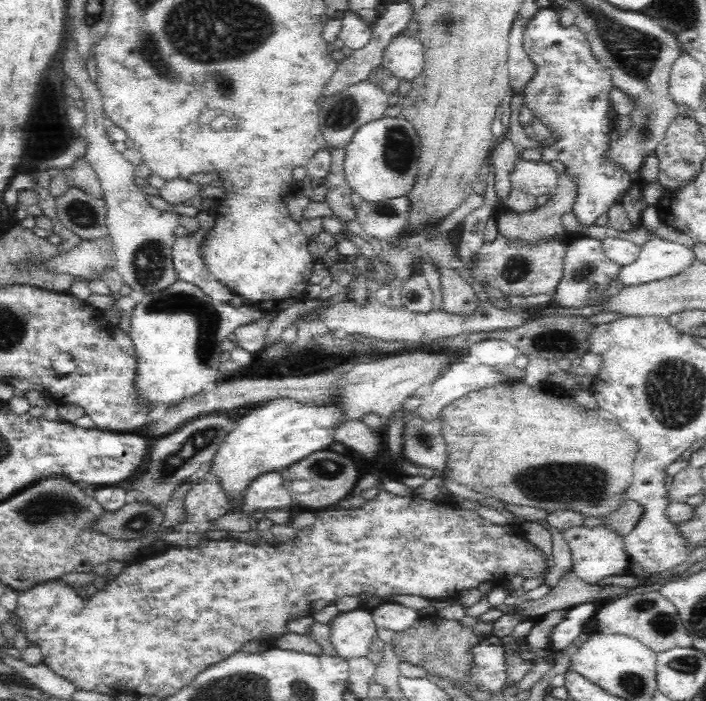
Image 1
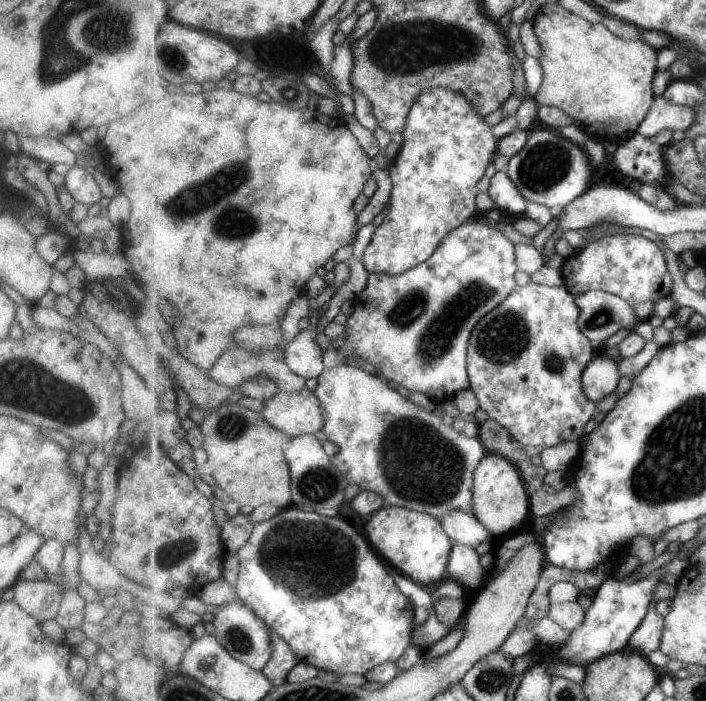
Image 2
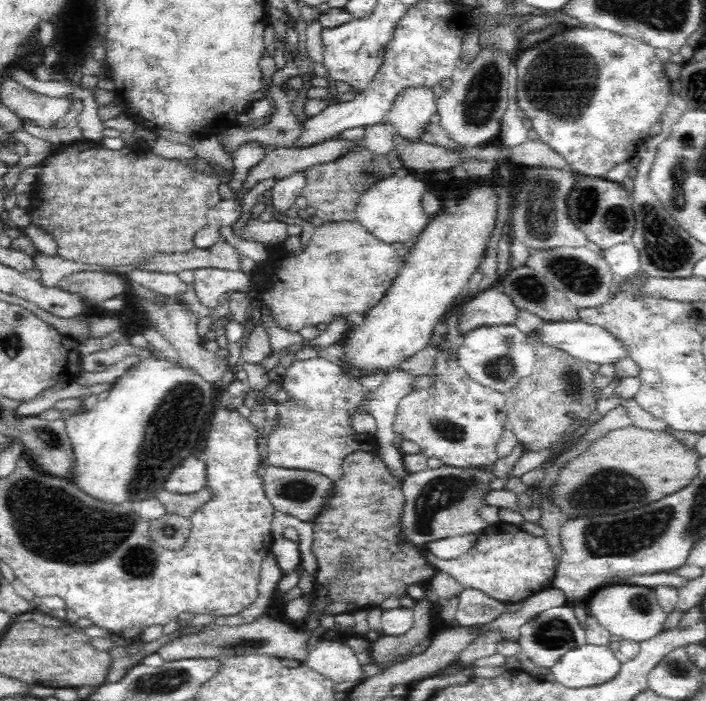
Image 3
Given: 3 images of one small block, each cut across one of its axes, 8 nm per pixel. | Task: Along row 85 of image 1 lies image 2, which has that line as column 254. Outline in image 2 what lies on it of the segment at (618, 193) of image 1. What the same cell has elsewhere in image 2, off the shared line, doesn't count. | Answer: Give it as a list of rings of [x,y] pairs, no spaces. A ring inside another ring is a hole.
[[[292,504],[286,509],[274,516],[267,522],[262,522],[251,527],[251,536],[249,542],[238,552],[239,570],[236,588],[241,598],[241,602],[255,611],[267,622],[272,630],[275,630],[279,636],[282,636],[295,654],[299,657],[300,662],[308,662],[311,666],[318,669],[336,672],[337,675],[343,674],[361,674],[366,675],[376,666],[383,662],[395,662],[403,657],[407,652],[407,648],[412,646],[411,634],[418,619],[418,609],[413,605],[411,600],[399,590],[397,582],[393,580],[393,576],[387,572],[387,563],[374,550],[367,536],[363,536],[361,532],[357,532],[347,520],[339,517],[324,517],[319,512],[303,511]]]

